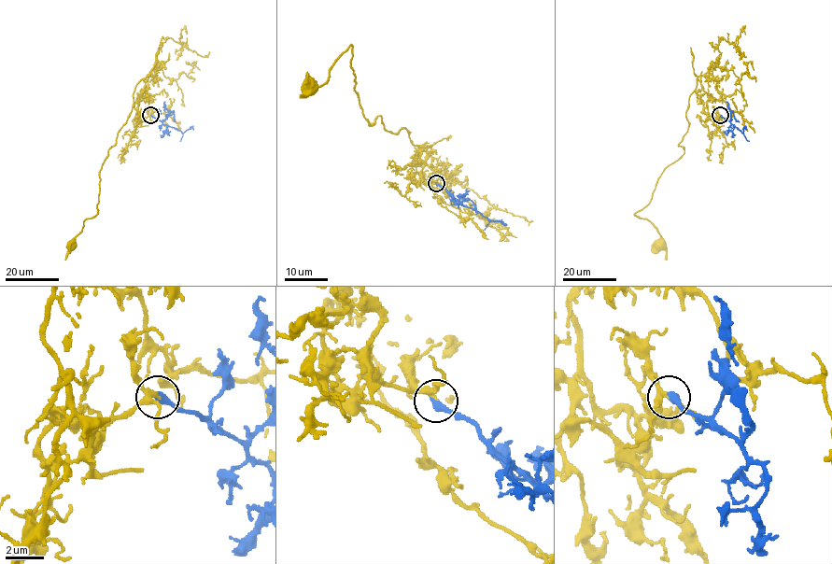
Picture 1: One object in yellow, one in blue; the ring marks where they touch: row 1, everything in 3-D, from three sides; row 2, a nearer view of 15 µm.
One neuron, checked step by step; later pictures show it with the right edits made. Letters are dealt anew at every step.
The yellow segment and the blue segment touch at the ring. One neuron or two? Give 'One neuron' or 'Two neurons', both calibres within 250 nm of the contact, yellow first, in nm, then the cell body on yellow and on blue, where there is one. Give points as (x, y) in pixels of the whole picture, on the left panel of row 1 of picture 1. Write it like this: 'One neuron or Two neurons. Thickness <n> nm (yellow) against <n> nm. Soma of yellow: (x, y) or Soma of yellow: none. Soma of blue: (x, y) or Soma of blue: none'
One neuron. Thickness 200 nm (yellow) against 420 nm. Soma of yellow: (71, 245). Soma of blue: none

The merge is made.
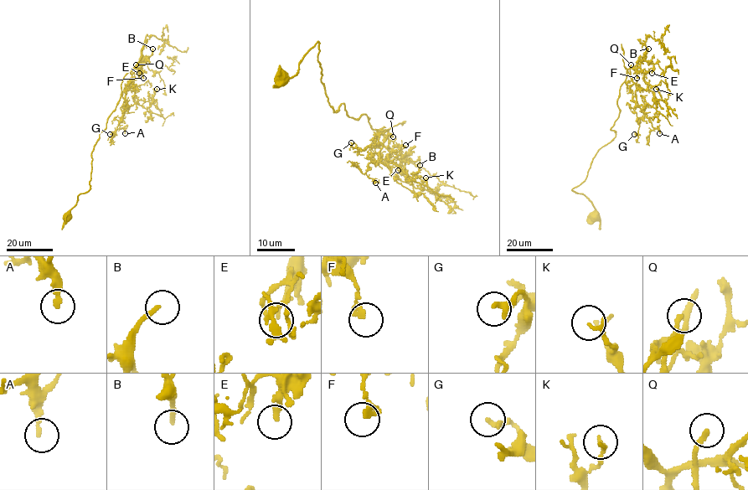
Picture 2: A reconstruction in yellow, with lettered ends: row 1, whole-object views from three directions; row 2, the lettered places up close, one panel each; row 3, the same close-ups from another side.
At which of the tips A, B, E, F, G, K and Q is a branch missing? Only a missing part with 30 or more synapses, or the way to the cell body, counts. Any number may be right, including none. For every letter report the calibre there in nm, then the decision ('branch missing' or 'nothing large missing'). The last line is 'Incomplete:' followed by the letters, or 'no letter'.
A: calibre 180 nm; nothing large missing
B: calibre 180 nm; branch missing
E: calibre 180 nm; nothing large missing
F: calibre 220 nm; nothing large missing
G: calibre 260 nm; nothing large missing
K: calibre 170 nm; nothing large missing
Q: calibre 200 nm; branch missing
Incomplete: B, Q

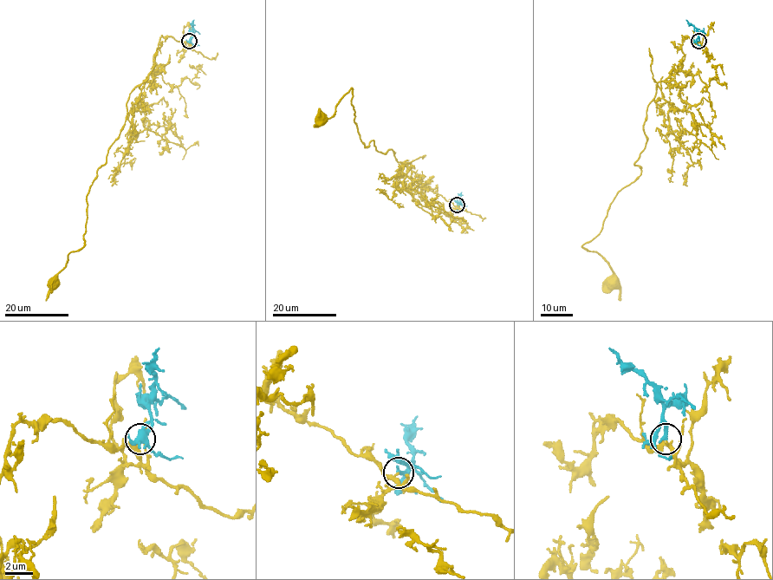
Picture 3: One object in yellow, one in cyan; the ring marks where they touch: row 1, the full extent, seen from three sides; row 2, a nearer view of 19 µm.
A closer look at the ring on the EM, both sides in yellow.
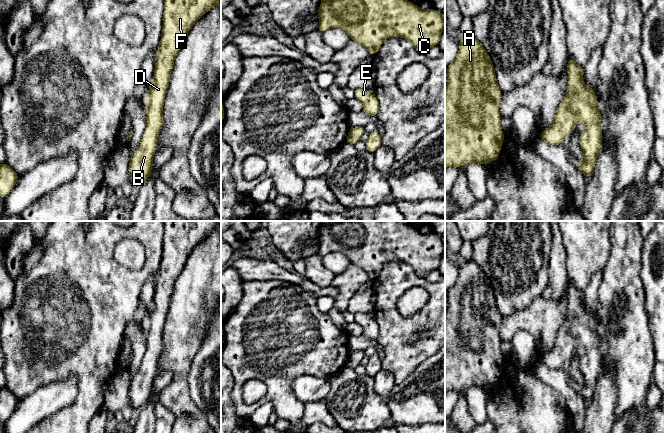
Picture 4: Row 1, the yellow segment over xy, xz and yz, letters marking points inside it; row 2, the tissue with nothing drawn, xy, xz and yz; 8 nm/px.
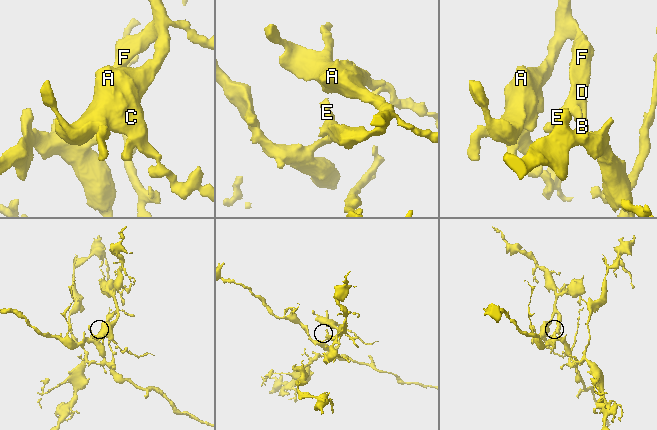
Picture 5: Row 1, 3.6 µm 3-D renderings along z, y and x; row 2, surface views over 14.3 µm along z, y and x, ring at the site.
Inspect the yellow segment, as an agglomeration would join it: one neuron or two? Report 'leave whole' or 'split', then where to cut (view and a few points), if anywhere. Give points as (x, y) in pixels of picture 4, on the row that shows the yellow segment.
leave whole; no cut

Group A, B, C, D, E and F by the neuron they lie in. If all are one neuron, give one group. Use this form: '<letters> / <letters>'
A B C D E F

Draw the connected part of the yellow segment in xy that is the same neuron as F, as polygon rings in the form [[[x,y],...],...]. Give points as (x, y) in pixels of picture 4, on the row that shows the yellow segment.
[[[164,0],[162,35],[156,53],[153,82],[149,86],[149,91],[146,96],[147,124],[139,148],[134,153],[131,153],[130,156],[129,177],[134,185],[145,181],[152,171],[153,156],[163,125],[162,110],[174,60],[195,22],[212,7],[218,6],[219,1],[220,0]]]

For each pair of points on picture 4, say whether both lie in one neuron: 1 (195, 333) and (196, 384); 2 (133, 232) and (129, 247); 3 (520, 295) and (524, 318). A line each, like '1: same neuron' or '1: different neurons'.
1: different neurons
2: different neurons
3: different neurons

